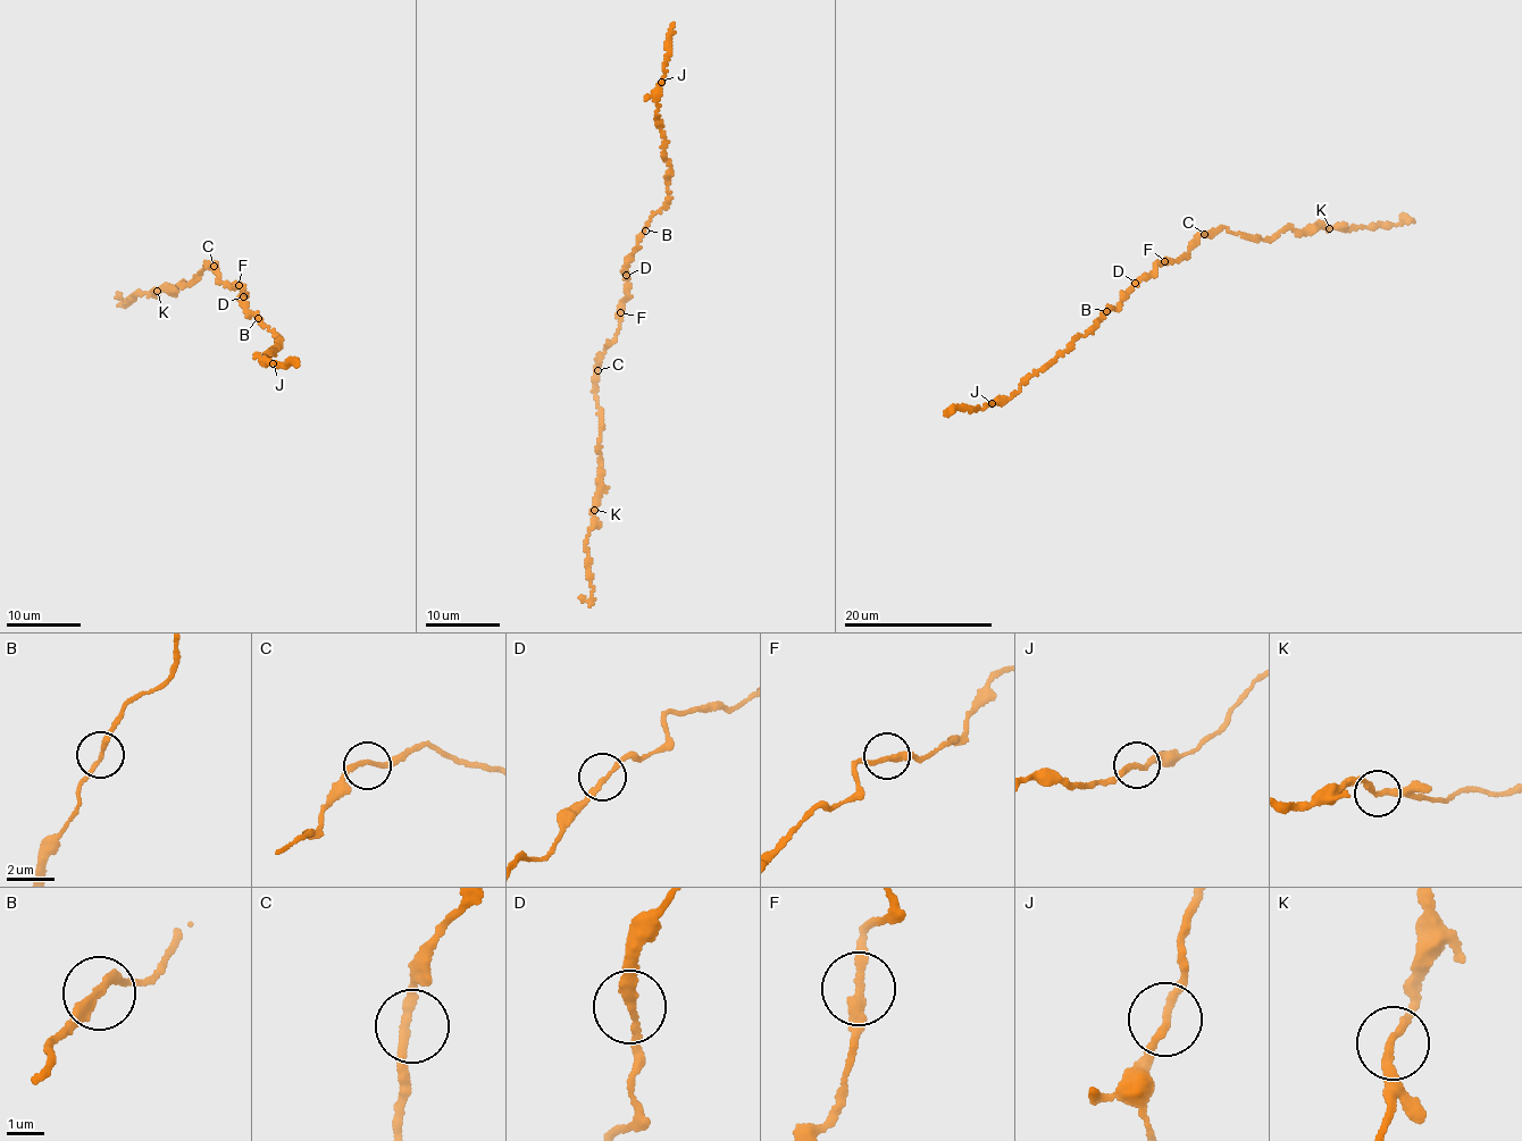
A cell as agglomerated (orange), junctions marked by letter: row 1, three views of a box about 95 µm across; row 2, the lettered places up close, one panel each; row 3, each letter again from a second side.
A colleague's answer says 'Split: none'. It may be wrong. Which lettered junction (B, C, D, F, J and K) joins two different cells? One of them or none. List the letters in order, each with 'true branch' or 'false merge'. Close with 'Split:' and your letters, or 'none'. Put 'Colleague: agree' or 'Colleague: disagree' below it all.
B: true branch
C: true branch
D: true branch
F: true branch
J: true branch
K: true branch
Split: none
Colleague: agree

